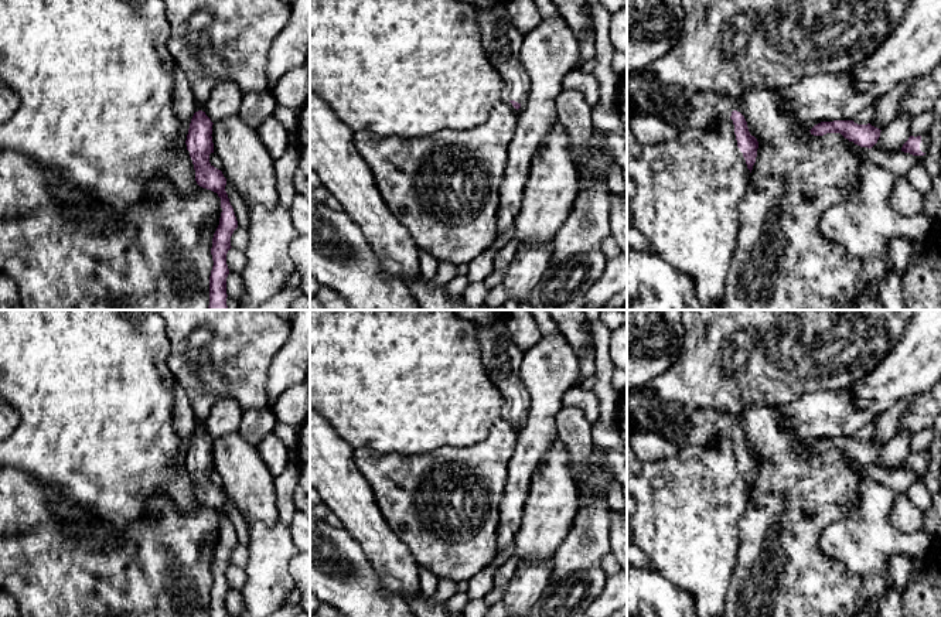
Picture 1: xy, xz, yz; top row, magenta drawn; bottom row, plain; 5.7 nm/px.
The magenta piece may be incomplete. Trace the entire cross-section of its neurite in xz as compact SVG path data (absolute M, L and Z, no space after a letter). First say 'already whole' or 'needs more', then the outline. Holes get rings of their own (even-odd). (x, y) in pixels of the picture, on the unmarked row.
needs more | M505 317L475 325L484 368L507 402L507 416L518 427L531 408L531 395L519 378L524 352L514 342Z

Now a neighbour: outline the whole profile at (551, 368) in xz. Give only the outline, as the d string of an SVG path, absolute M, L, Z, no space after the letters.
M562 333L545 335L524 354L519 378L531 395L531 408L518 426L514 456L500 504L495 560L514 541L522 521L533 473L559 437L556 416L563 396L580 375L577 352Z

